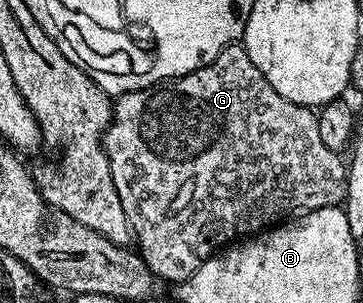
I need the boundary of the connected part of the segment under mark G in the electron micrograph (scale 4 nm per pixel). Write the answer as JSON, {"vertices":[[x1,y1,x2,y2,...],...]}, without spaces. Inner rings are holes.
{"vertices":[[239,43,228,45,221,51,221,55,217,55,217,59,213,59,213,63,203,65,197,71,116,96,113,101,111,126,103,133,103,150,109,159,113,187,117,187,117,195,125,211,127,226,131,228,134,244,136,246,139,244,137,252,149,267,149,271,155,274,160,282,181,283,189,279,189,275,193,275,193,271,197,271,201,263,214,257,224,247,248,235,255,235,278,226,288,219,317,211,321,207,342,206,347,196,347,165,340,154,329,151,329,147,325,147,325,142,321,140,321,135,317,132,316,110,306,105,286,101,281,95,277,95,277,91,269,87,265,75,261,75,261,71,253,67,253,59,249,59,249,55]]}

